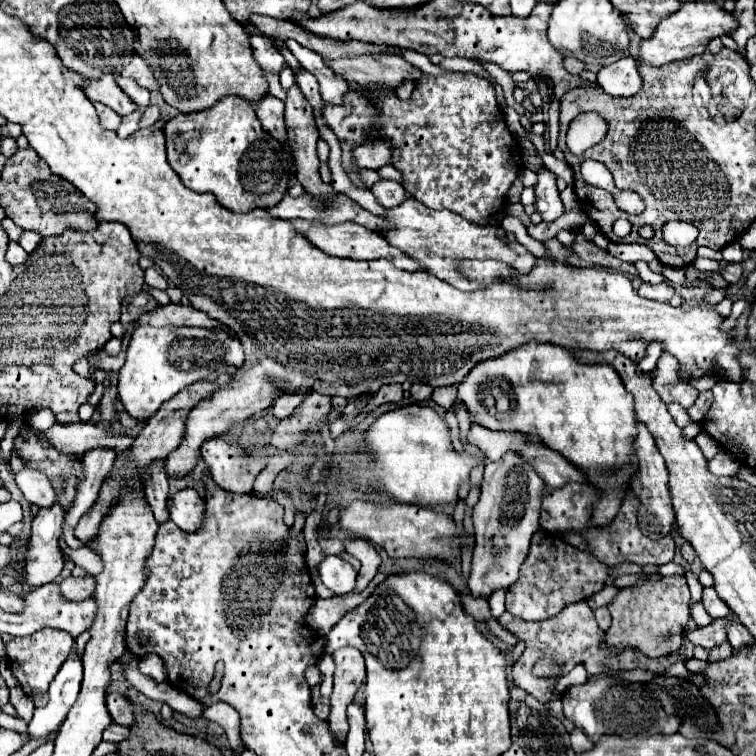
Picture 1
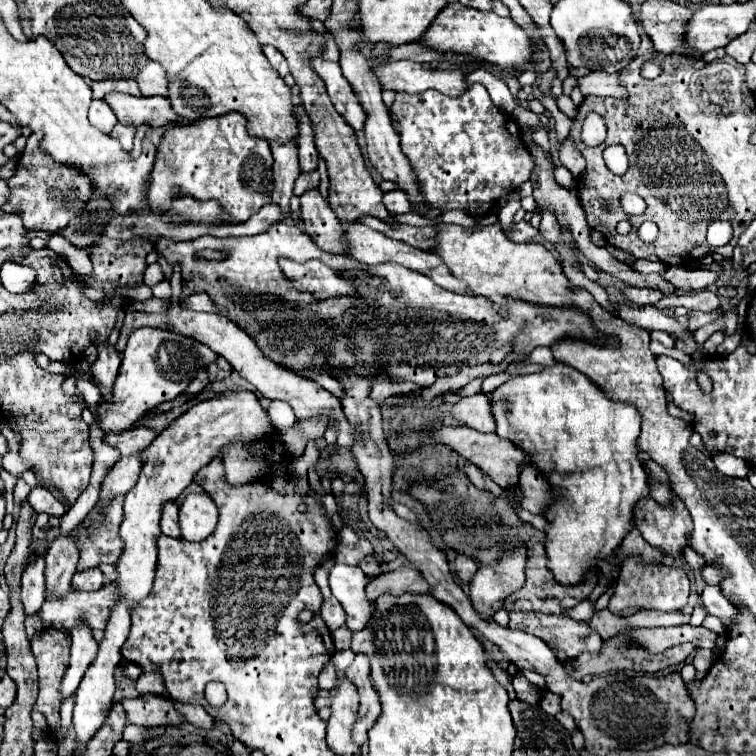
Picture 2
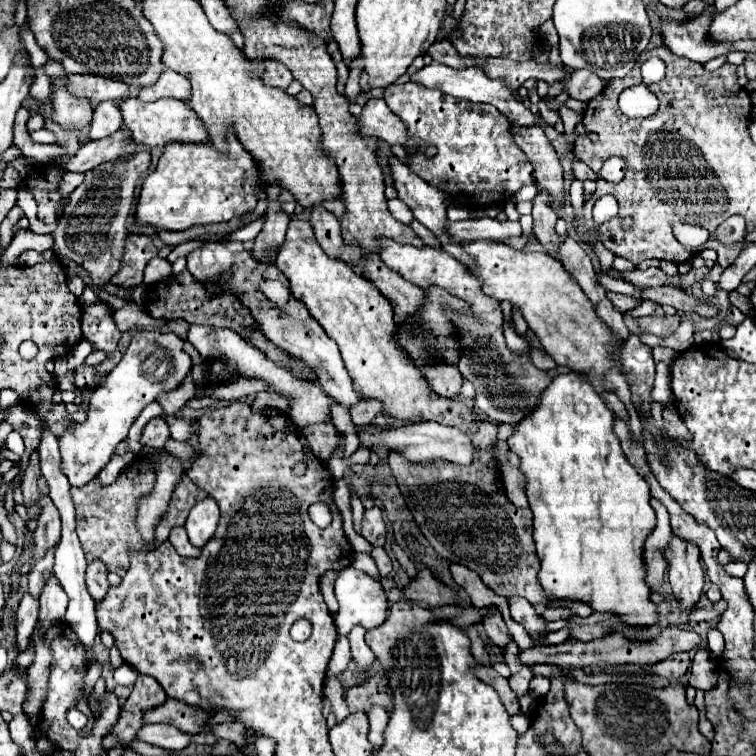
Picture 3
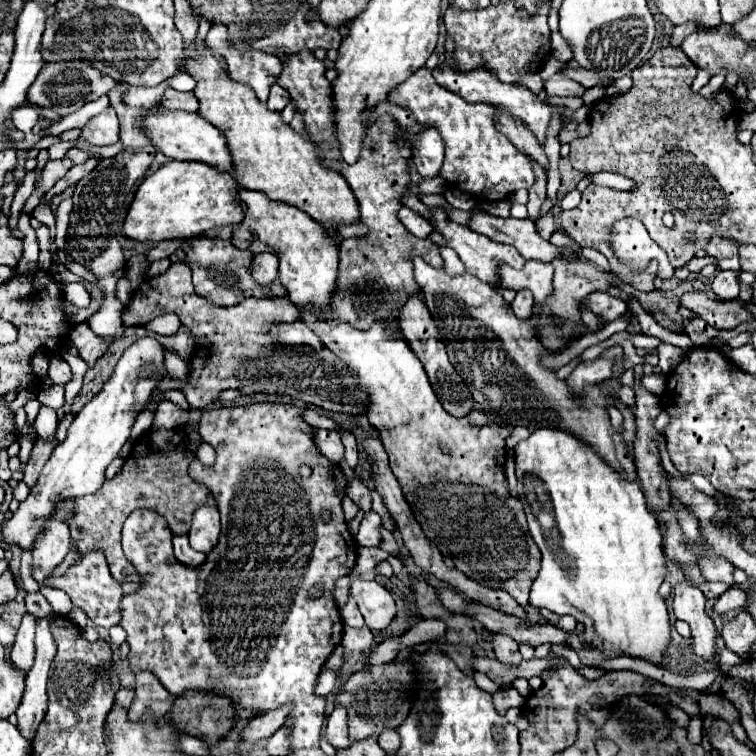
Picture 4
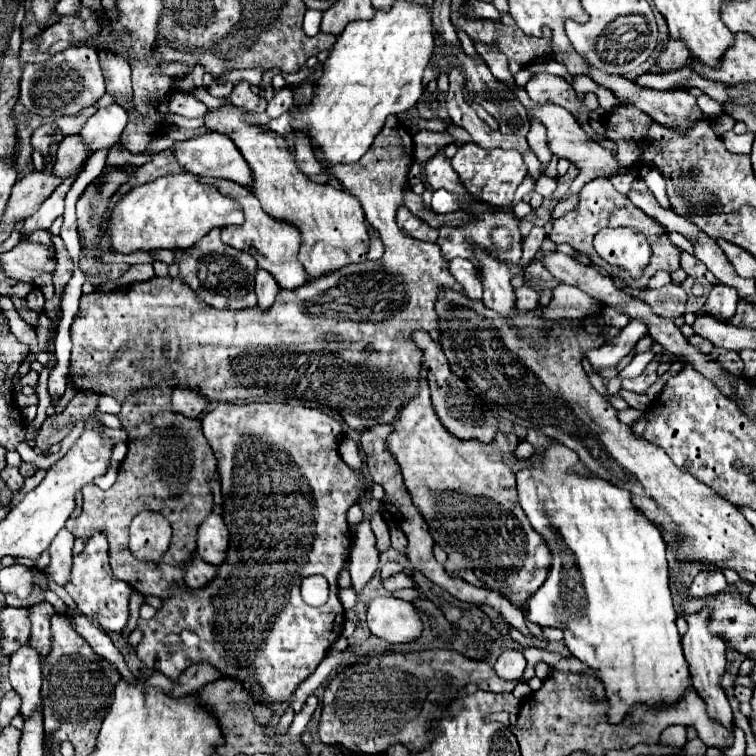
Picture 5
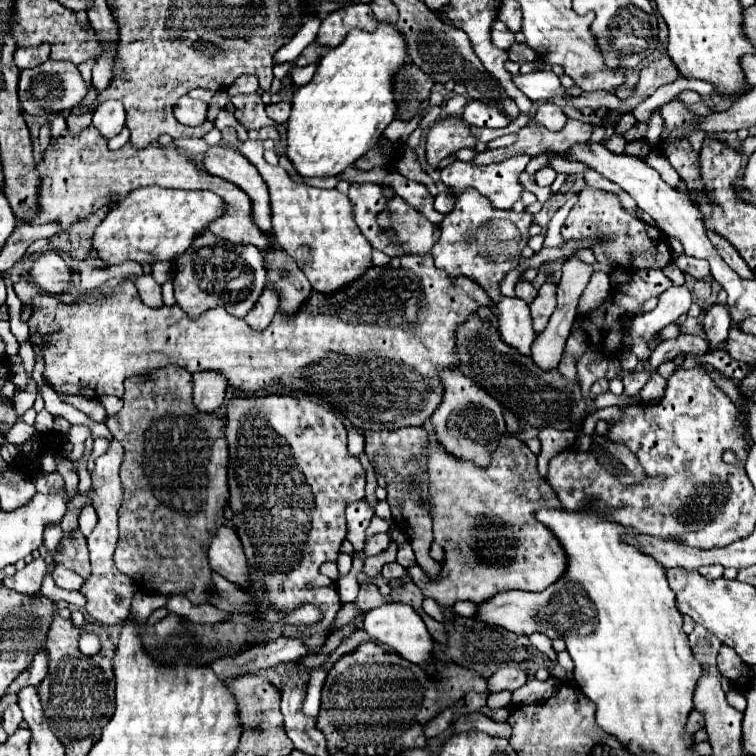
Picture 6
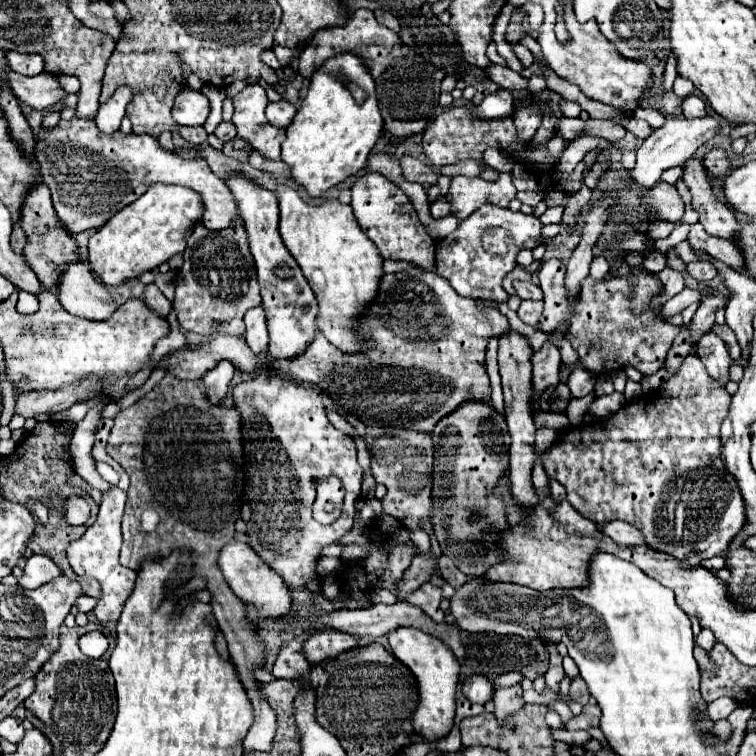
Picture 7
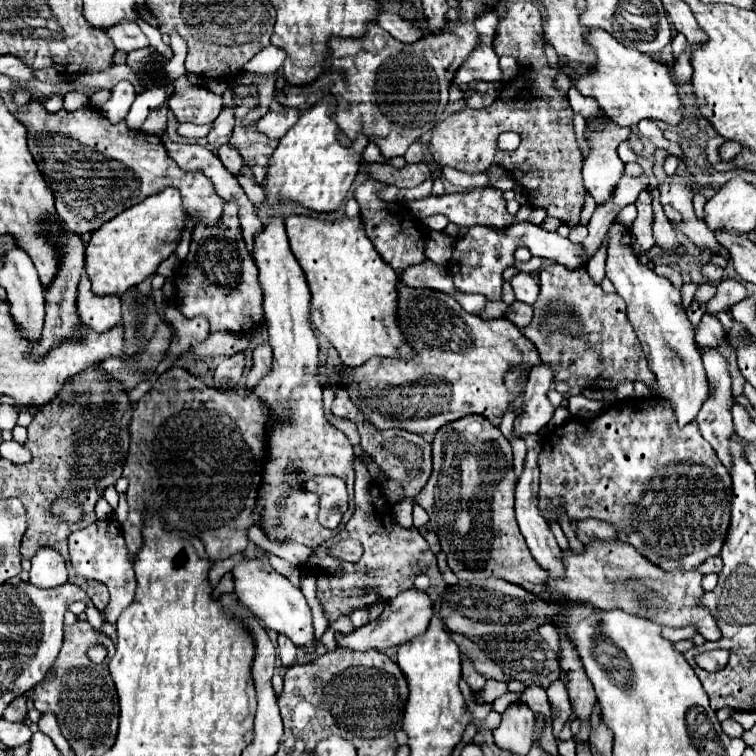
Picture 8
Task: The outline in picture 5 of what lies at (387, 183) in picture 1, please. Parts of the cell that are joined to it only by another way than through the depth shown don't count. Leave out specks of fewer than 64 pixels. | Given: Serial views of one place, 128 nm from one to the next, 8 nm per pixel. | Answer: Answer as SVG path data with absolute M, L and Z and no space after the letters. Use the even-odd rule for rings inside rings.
M406 206L398 208L398 226L412 238L418 240L428 240L428 242L436 242L438 238L438 230L430 228L424 220L420 220L418 216L414 216Z

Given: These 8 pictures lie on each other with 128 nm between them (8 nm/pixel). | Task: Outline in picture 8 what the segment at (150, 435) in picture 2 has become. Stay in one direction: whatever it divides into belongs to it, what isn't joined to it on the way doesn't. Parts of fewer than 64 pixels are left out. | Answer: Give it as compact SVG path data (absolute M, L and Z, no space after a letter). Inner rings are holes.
M234 354L230 358L224 358L214 368L214 388L218 390L230 390L238 384L244 372L244 354Z

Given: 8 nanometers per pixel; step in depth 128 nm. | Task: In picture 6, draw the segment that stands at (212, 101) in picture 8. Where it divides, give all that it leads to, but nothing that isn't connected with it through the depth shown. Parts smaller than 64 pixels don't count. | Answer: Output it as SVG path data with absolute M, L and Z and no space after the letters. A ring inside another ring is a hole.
M190 96L178 98L174 106L174 116L178 122L188 124L188 126L198 126L206 120L206 104L200 100L192 100Z

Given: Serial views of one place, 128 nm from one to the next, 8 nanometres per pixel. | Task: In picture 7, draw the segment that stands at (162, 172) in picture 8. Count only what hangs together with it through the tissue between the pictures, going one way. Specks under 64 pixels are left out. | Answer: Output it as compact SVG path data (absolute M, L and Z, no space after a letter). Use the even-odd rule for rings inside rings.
M72 118L68 122L60 120L58 126L52 130L40 128L40 136L36 142L36 160L40 162L44 182L48 184L48 188L52 192L52 204L58 214L58 220L68 232L84 232L84 230L102 226L116 212L120 212L126 204L132 204L136 198L140 198L146 192L146 188L156 182L178 184L178 186L186 186L186 188L200 192L204 206L206 206L202 224L208 230L232 228L234 218L238 216L238 204L236 204L230 188L224 184L222 178L212 174L212 170L206 166L206 162L202 158L182 158L176 152L164 150L156 138L146 136L146 134L124 136L122 132L114 132L112 136L106 136L96 128L94 120L80 120L80 118Z

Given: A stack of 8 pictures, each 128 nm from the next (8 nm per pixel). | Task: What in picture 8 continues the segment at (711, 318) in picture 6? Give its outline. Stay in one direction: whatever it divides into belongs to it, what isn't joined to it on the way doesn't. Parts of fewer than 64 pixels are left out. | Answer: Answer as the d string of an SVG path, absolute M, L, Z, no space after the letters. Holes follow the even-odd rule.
M708 348L708 350L702 352L702 362L704 362L704 370L706 370L708 384L710 384L710 394L708 394L708 400L700 408L700 412L696 416L696 422L700 426L702 436L712 444L712 448L716 450L722 464L726 468L730 468L732 460L728 456L728 436L732 436L732 432L734 432L732 414L730 414L732 406L734 406L734 398L732 398L732 376L730 376L730 370L728 370L728 360L718 350Z

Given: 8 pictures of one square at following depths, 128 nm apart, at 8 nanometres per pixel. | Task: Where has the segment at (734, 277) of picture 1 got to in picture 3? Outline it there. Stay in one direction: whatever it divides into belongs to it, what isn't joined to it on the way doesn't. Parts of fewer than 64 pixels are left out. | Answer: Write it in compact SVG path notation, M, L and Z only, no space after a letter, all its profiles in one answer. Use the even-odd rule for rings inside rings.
M660 268L624 272L622 276L626 278L626 282L632 282L632 284L636 284L636 286L662 286L662 284L670 284L670 286L678 286L678 288L682 286L682 274L668 276L668 274L664 274Z

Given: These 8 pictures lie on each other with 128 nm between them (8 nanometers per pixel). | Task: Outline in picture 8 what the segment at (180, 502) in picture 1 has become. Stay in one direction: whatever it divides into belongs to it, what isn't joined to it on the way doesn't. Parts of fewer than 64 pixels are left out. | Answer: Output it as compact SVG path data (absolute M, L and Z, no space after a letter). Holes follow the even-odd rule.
M242 558L234 568L234 596L244 604L262 624L278 634L286 634L296 646L312 648L316 644L312 614L302 596L302 590L294 586L288 578L278 574L266 558Z

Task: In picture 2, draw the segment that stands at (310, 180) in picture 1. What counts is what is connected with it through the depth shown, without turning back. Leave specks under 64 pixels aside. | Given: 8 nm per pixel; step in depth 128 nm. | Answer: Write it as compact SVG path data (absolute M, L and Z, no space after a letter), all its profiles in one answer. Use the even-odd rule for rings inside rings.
M296 106L296 120L298 120L298 158L300 170L310 174L318 166L318 150L314 146L314 126L302 106ZM318 188L306 190L300 196L300 202L302 202L302 228L304 228L304 232L308 232L308 236L312 236L312 240L316 240L316 244L322 250L344 254L344 252L340 252L340 232L344 232L344 224L336 218L328 200L320 196L320 190Z

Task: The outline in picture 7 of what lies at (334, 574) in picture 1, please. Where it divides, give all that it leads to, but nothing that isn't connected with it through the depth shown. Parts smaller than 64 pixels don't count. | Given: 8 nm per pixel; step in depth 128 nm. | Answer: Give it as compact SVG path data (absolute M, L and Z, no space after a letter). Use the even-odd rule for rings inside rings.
M400 626L400 628L390 630L386 636L392 646L394 656L400 662L408 664L408 668L414 672L420 684L420 708L416 708L416 716L414 716L416 732L422 734L428 742L446 736L450 728L454 726L454 714L456 714L454 694L456 694L456 682L458 682L458 672L460 672L458 660L454 658L450 648L444 646L442 640L418 628Z

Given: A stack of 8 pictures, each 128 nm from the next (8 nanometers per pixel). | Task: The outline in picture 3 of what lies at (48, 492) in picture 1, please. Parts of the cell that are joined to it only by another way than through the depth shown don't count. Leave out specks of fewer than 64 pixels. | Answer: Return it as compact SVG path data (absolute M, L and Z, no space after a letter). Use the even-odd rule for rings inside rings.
M48 496L40 498L40 518L38 518L38 530L34 532L34 544L36 550L32 556L40 556L44 548L50 548L60 542L60 514L58 508L52 504Z

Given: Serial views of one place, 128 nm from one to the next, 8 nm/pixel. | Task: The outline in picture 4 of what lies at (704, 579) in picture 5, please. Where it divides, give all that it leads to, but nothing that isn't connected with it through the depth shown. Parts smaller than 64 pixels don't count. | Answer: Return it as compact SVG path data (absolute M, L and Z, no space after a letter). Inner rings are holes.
M702 582L698 588L704 592L704 596L706 596L708 600L716 600L716 598L720 598L720 596L728 590L728 584L720 584L720 582Z

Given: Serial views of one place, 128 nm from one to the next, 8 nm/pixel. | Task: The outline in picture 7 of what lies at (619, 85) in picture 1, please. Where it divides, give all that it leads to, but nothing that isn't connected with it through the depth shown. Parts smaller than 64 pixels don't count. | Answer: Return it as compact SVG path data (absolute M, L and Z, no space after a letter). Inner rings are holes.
M498 64L488 66L486 72L488 72L488 76L490 76L490 78L500 86L500 88L506 88L506 90L528 88L528 84L530 84L530 80L524 78L522 74L510 70L510 68L502 68L502 66L498 66Z

